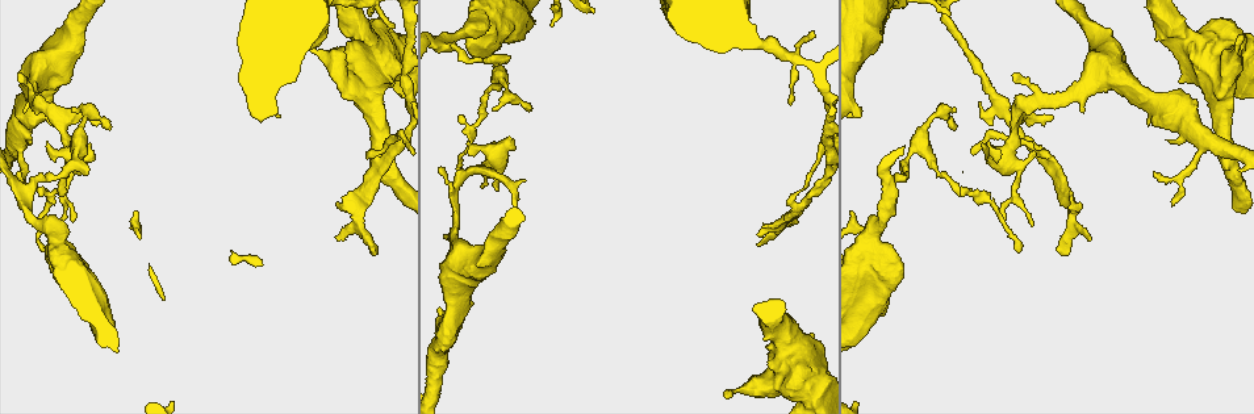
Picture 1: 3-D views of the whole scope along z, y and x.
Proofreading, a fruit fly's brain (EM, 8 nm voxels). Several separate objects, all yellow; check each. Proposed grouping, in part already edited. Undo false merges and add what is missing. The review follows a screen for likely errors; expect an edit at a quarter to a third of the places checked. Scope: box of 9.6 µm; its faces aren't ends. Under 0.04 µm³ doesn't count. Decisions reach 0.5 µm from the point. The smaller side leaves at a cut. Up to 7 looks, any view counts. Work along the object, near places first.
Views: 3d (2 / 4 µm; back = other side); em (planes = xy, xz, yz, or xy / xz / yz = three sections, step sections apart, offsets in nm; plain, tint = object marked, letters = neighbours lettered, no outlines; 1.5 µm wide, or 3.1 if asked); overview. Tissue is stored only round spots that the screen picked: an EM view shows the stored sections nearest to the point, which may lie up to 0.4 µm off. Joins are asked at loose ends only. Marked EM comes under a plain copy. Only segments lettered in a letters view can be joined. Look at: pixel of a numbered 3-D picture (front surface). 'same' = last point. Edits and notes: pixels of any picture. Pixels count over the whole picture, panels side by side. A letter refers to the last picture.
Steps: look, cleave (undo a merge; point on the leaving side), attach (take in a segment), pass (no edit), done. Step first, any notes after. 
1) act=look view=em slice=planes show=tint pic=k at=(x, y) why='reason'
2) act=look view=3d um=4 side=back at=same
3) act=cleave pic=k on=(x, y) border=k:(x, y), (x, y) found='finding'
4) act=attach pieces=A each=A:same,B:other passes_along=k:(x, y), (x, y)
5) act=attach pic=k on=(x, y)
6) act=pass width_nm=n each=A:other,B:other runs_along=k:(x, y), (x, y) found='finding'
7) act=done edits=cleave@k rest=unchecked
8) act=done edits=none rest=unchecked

act=look view=em slice=planes show=letters pic=1 at=(44, 250) why='thin end'

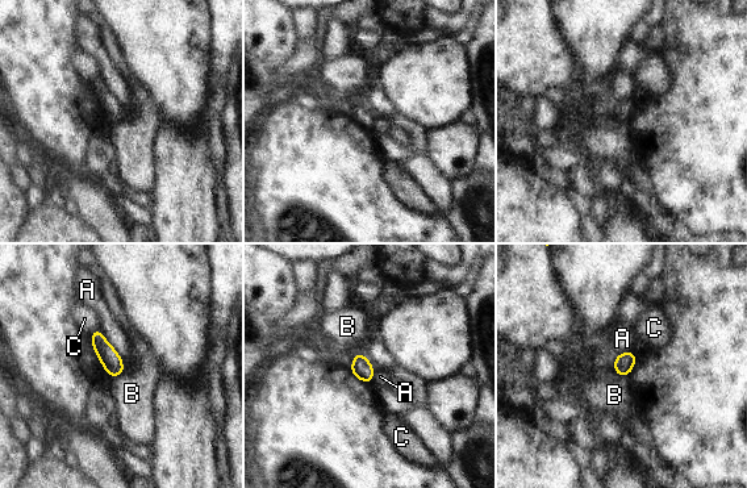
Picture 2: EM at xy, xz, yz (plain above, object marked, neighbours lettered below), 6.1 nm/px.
act=pass each=A:other,B:other,C:other border=2:(614, 371), (627, 375) found='none of them fits'

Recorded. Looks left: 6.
act=look view=3d um=2 pic=1 at=(111, 128) why='free end'

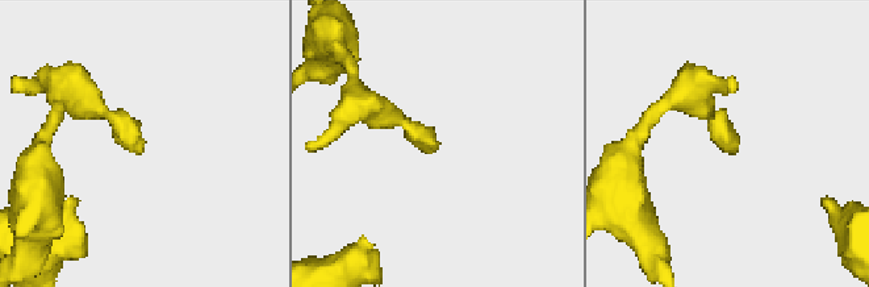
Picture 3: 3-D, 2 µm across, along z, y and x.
act=look view=em slice=xy step=4 show=letters pic=3 at=(733, 154)

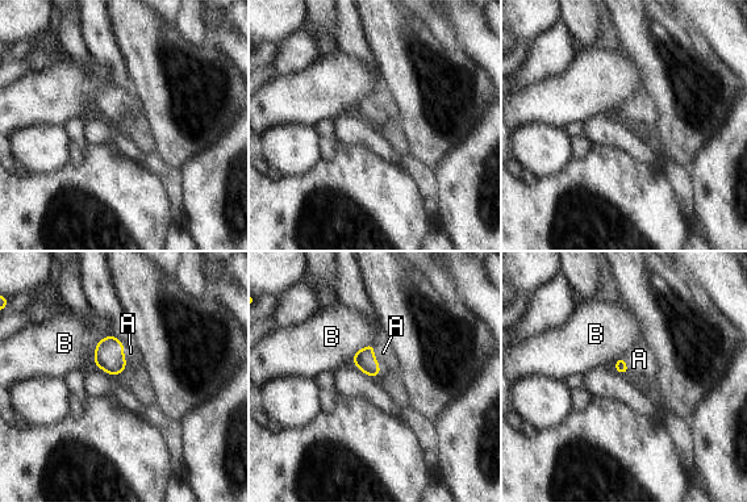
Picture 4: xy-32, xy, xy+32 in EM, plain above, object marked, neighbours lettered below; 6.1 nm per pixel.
act=attach pieces=A each=A:same,B:other passes_along=4:(364, 360), (374, 356), (383, 352) found='it goes on there'

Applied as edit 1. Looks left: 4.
act=look view=em slice=xz step=4 show=letters pic=1 at=(814, 34) why='an open end'

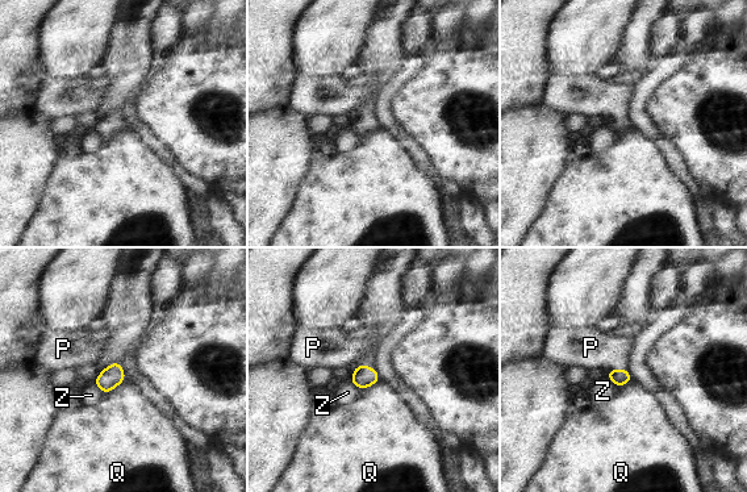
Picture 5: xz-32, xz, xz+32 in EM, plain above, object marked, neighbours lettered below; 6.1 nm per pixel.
act=look view=em slice=planes show=letters at=same why='cut it another way'

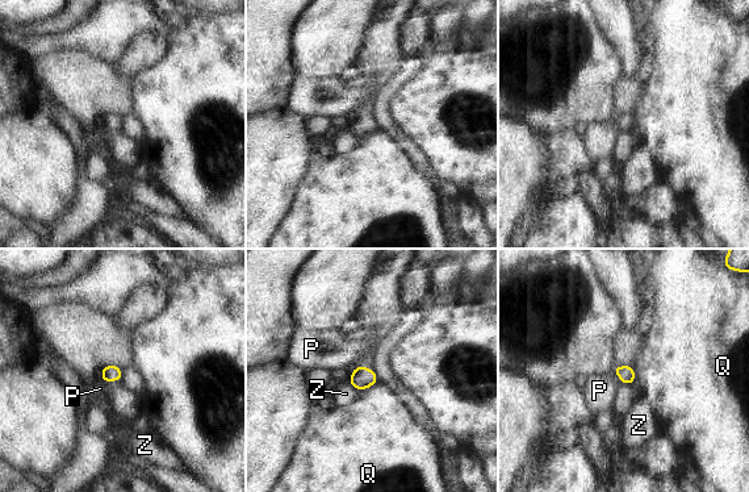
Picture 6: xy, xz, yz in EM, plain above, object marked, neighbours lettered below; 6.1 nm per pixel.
act=attach pieces=P each=P:same,Q:other,Z:other passes_along=6:(108, 372), (111, 379), (100, 388) found='the cell continues'

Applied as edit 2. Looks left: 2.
act=done edits=attach@4,attach@6 rest=unchecked

